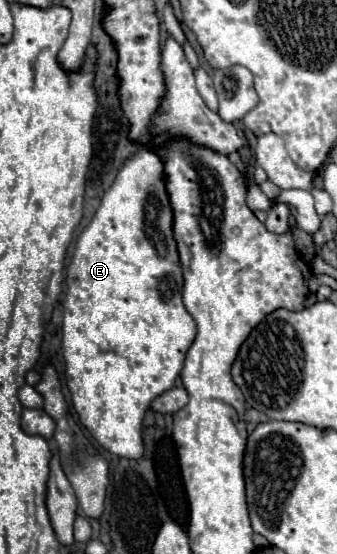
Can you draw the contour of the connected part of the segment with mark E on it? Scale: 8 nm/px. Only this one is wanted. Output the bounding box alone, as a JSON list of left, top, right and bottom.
[62,147,196,459]

